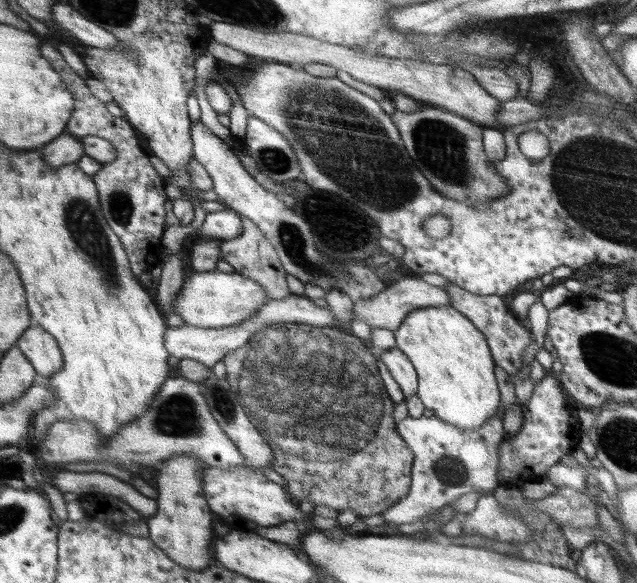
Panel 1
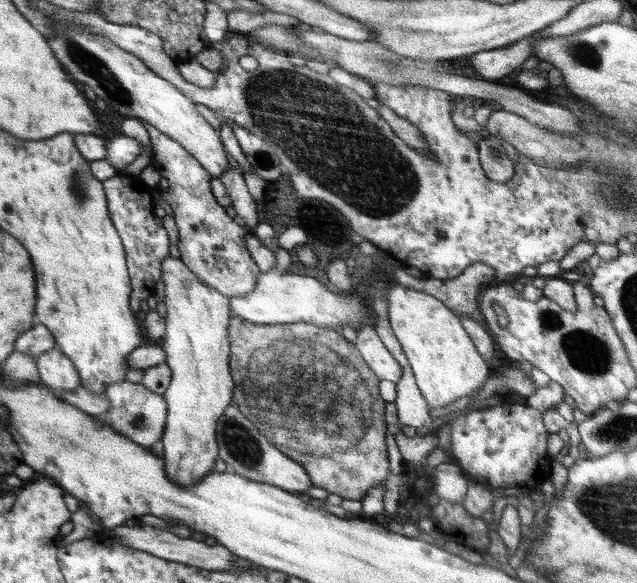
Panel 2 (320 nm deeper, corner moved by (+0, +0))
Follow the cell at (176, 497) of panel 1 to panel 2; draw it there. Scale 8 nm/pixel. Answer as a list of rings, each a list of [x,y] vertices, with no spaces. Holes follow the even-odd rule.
[[[166,258],[163,265],[166,304],[165,334],[160,341],[165,352],[165,363],[171,368],[171,381],[163,397],[167,401],[167,424],[163,432],[164,449],[163,469],[168,478],[182,486],[199,483],[212,472],[212,466],[218,458],[216,446],[217,424],[234,400],[235,383],[228,362],[230,342],[228,342],[228,318],[230,307],[228,296],[220,294],[215,287],[208,286],[178,258]]]

